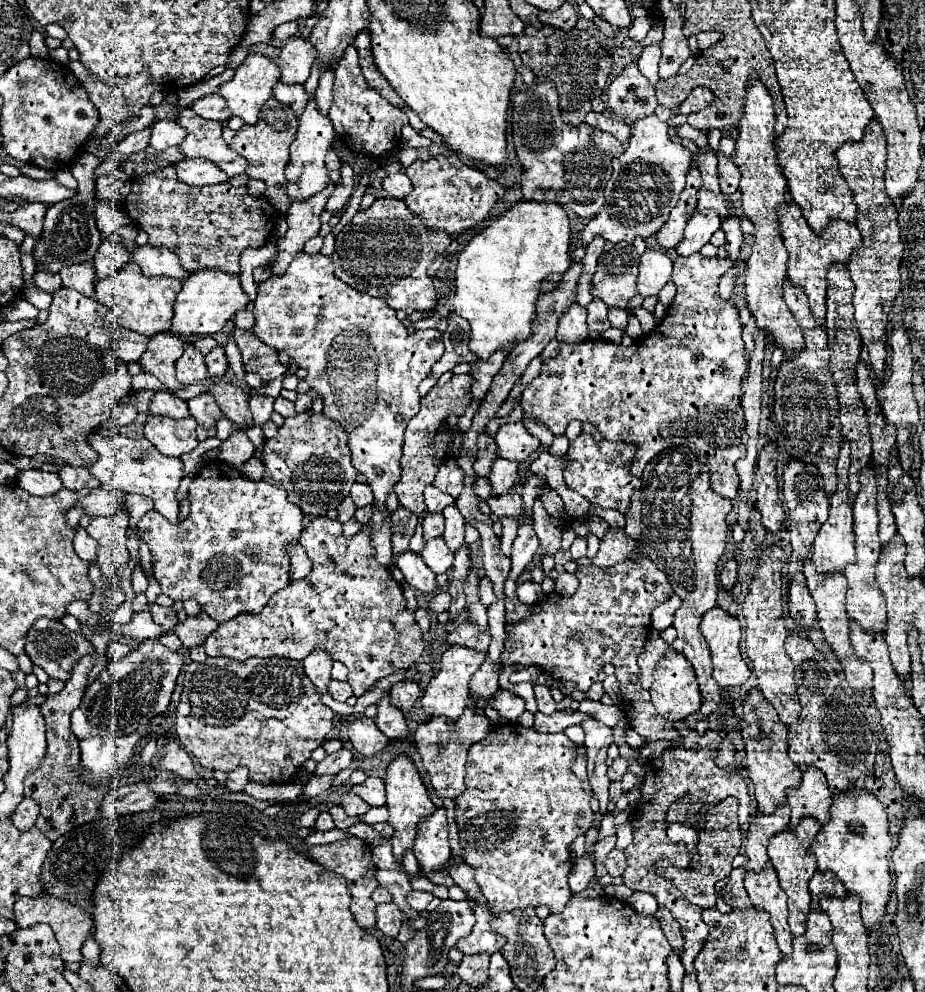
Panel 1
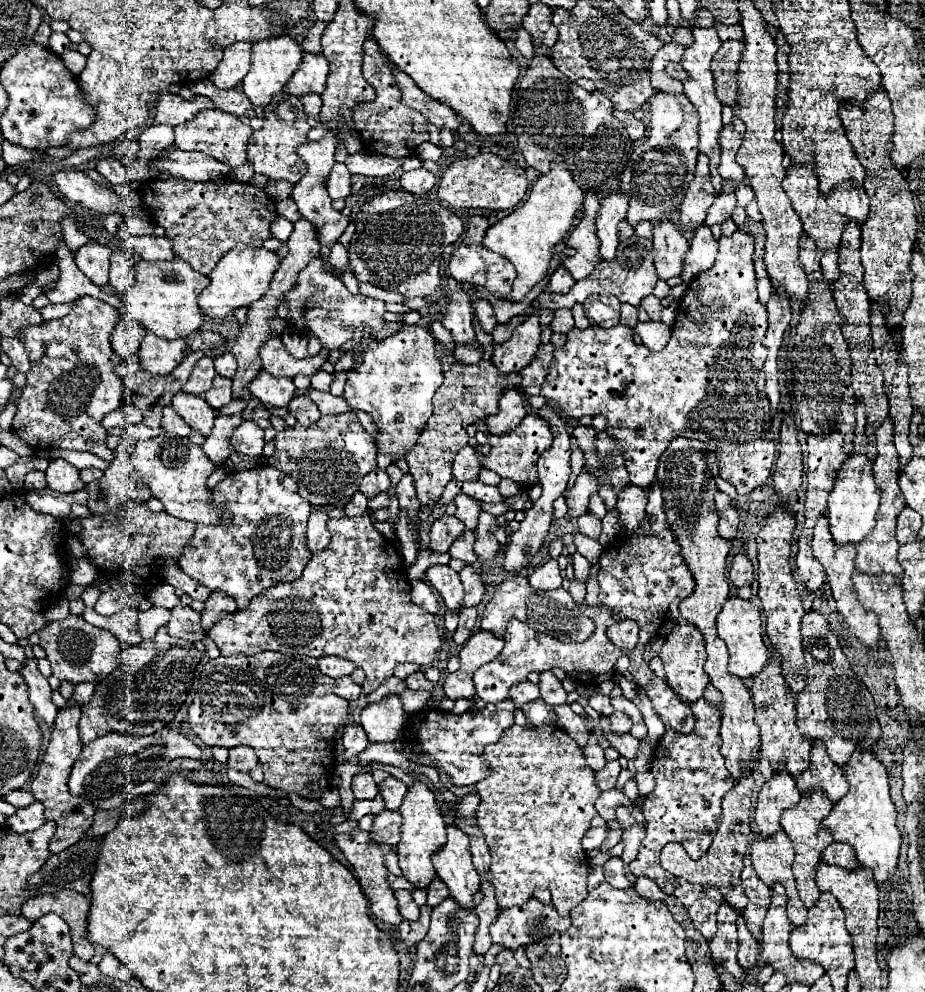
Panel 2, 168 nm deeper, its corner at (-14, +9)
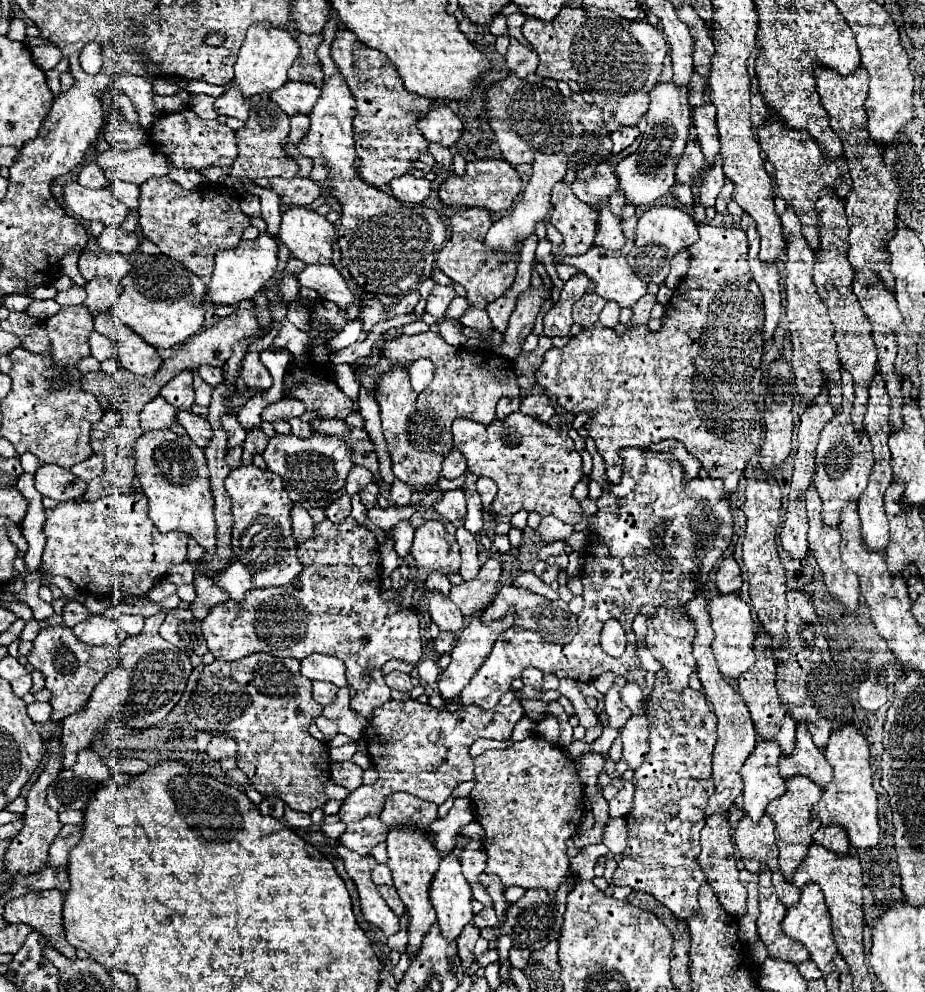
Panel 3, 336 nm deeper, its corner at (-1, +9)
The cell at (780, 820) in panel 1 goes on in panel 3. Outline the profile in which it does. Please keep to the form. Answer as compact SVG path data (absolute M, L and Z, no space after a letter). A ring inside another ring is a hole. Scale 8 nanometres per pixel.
M757 736L757 744L741 768L743 778L743 810L753 822L765 814L771 800L783 796L785 780L779 776L777 760L781 756L775 740L763 740Z

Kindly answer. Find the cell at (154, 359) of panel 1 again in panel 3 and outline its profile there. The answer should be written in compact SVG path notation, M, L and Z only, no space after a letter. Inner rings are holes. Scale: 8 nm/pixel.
M111 312L95 316L95 330L111 338L117 348L117 358L125 370L141 376L153 376L163 360L157 356L157 350L143 342L131 328L113 320Z

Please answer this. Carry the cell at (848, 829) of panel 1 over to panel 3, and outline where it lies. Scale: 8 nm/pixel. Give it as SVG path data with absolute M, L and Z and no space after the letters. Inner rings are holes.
M847 724L835 732L831 732L829 742L825 746L825 756L833 768L833 780L823 788L821 800L813 806L819 810L821 822L839 824L847 830L853 850L869 850L879 840L879 824L877 824L877 794L871 786L871 766L869 766L869 746L865 736L853 726Z

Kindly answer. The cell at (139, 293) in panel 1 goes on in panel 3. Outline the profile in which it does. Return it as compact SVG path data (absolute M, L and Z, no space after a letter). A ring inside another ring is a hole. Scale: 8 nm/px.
M139 254L131 266L131 272L121 280L121 288L119 302L115 308L111 308L111 314L153 348L179 346L203 326L203 280L165 254Z

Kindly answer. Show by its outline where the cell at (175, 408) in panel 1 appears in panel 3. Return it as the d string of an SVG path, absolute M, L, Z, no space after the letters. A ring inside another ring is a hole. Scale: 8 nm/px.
M179 412L177 414L177 422L187 430L189 438L199 446L199 448L207 448L209 440L211 440L211 426L207 424L207 420L203 420L201 416L195 416L191 412Z

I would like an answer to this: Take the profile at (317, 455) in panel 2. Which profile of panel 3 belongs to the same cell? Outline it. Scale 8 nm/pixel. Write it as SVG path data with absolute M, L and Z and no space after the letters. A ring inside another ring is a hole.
M313 432L307 440L301 440L295 434L275 434L269 440L263 458L267 468L283 480L283 486L289 492L293 504L305 506L307 510L327 508L333 502L331 496L345 486L345 478L353 468L347 442L339 436L321 436L317 432Z

